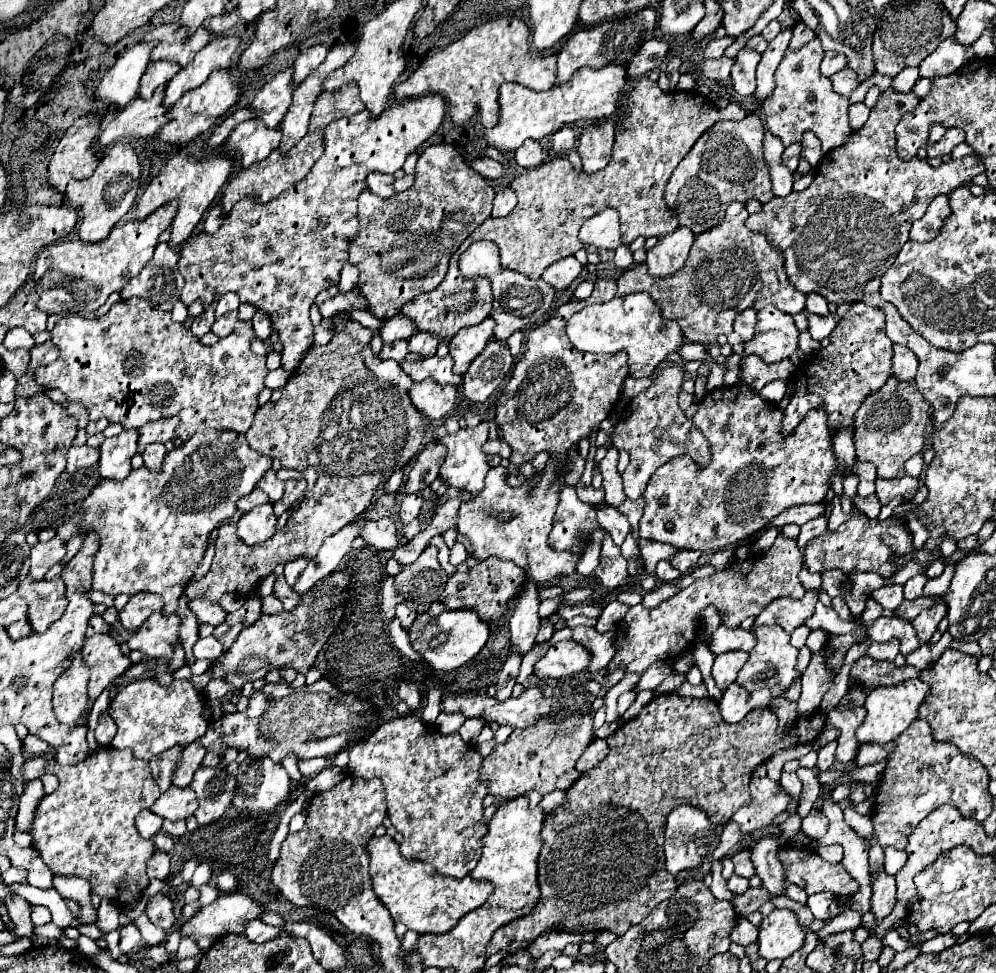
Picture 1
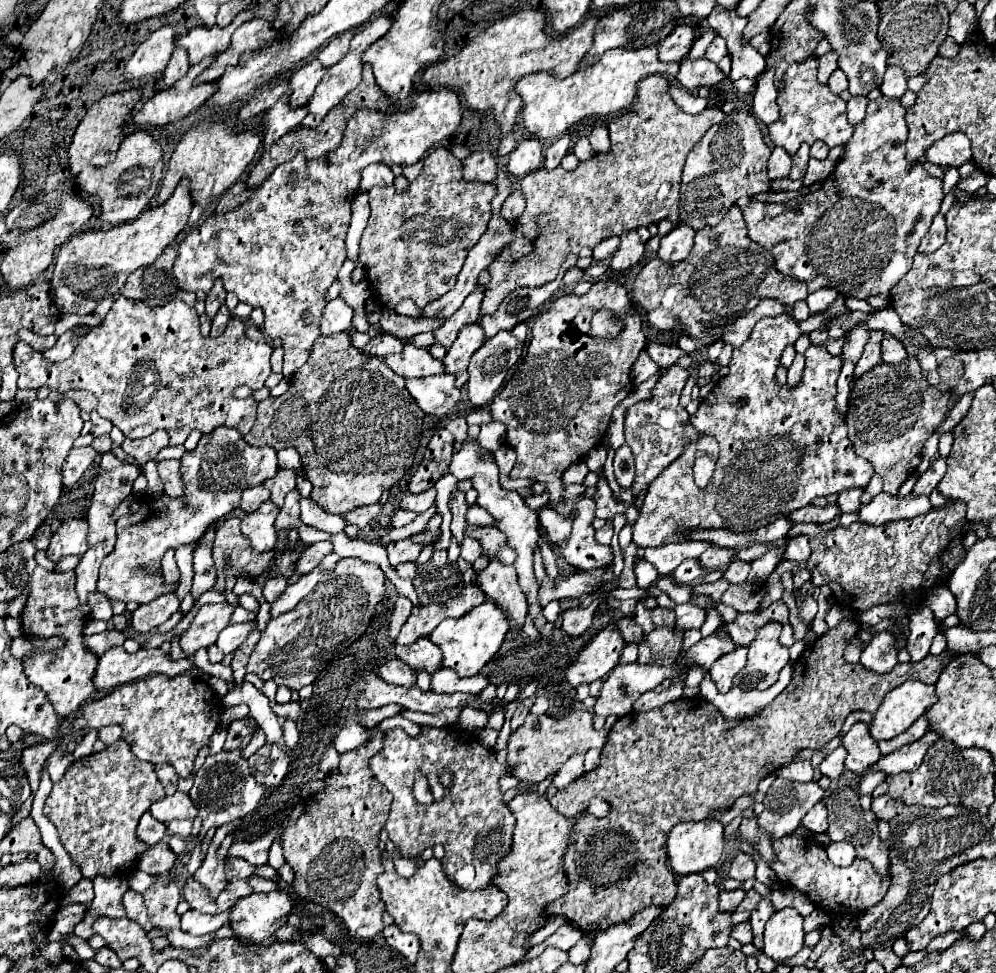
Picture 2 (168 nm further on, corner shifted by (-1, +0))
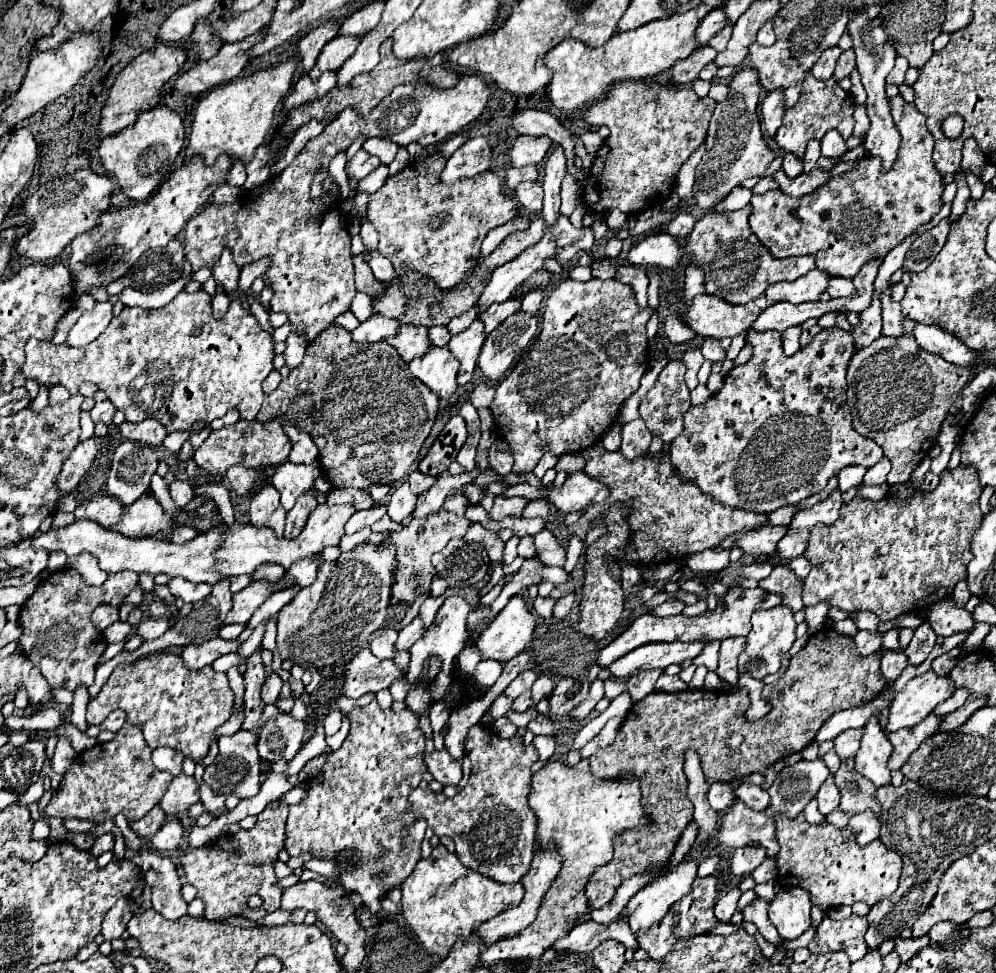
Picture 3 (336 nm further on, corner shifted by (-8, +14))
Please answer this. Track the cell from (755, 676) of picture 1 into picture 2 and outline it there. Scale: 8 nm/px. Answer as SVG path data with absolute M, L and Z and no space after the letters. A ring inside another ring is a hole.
M769 622L757 630L755 640L749 644L749 660L745 668L733 678L733 686L741 690L767 690L775 684L779 670L789 662L789 648L781 646L781 624Z

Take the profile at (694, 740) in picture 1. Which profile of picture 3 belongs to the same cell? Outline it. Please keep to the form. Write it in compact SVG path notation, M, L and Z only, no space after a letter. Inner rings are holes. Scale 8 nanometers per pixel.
M822 628L816 634L812 634L812 638L808 640L808 644L790 660L790 666L786 668L784 676L778 680L778 692L772 694L770 690L764 690L762 696L764 700L772 706L772 710L762 716L760 720L748 722L746 720L746 710L750 706L750 696L746 688L740 690L684 690L684 692L652 692L648 694L644 700L636 702L626 720L622 722L616 740L598 750L594 756L590 756L590 772L596 778L606 778L606 780L618 780L624 776L636 776L636 780L640 782L640 790L642 790L642 806L644 812L648 816L648 826L642 828L626 828L620 834L614 836L614 858L604 864L598 866L596 872L592 874L592 878L588 878L586 884L586 896L590 902L590 908L602 908L608 906L616 894L616 888L632 878L632 876L640 876L640 874L652 874L652 876L662 876L670 870L670 856L684 832L684 828L690 824L692 820L692 802L688 798L688 778L684 774L684 758L686 758L686 750L694 750L700 754L700 762L702 762L702 770L706 772L706 780L708 784L714 782L736 782L742 780L748 774L760 772L764 774L770 764L776 764L778 760L804 750L810 742L814 742L816 732L820 730L820 726L834 714L840 710L848 710L848 708L856 708L866 704L868 700L872 700L882 688L886 686L886 680L880 672L880 658L874 654L870 656L860 656L856 652L854 640L850 636L842 636L838 634L834 628ZM732 734L742 734L744 742L738 748L730 748L726 744L726 740Z

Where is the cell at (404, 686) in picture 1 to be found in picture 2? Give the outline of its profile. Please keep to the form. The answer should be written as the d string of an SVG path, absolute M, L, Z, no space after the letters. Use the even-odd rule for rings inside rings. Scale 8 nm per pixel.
M399 658L385 660L379 666L377 674L389 684L399 684L399 686L413 686L415 684L415 672L405 662L401 662Z

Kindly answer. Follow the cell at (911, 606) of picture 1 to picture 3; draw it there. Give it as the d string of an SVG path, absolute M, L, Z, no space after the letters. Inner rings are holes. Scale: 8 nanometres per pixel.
M960 580L960 582L954 586L954 594L952 594L952 598L954 598L954 602L956 602L958 608L962 608L962 606L968 602L970 592L968 592L968 586L966 586L966 580Z

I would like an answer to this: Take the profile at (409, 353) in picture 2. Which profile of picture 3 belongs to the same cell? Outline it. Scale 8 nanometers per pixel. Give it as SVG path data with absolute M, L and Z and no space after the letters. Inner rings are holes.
M400 326L398 334L386 340L390 346L394 346L398 350L398 354L410 362L416 356L424 356L432 344L428 340L428 328L424 326Z

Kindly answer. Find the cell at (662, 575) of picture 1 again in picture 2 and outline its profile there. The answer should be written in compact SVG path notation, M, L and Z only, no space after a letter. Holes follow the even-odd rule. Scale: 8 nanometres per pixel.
M685 560L675 572L673 572L673 580L677 584L683 584L683 586L691 586L697 578L703 578L705 576L705 570L701 570L699 566L699 560Z

